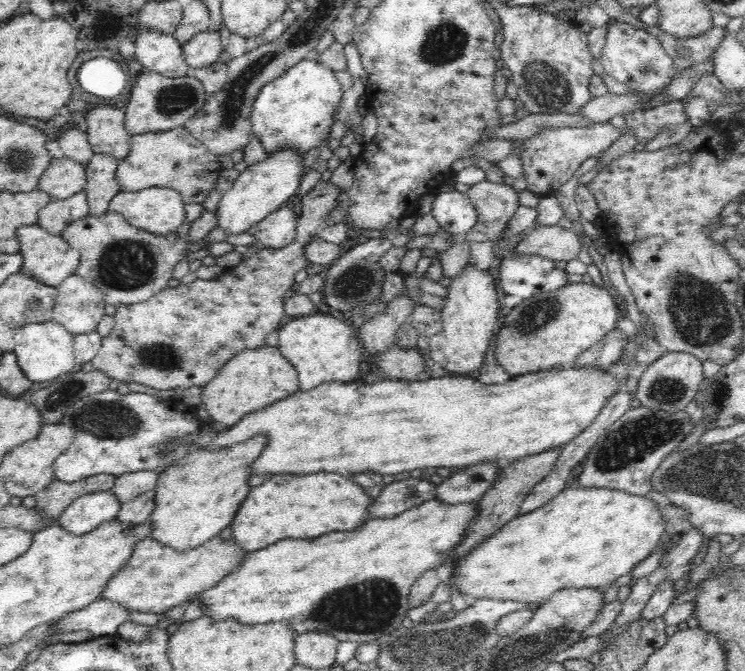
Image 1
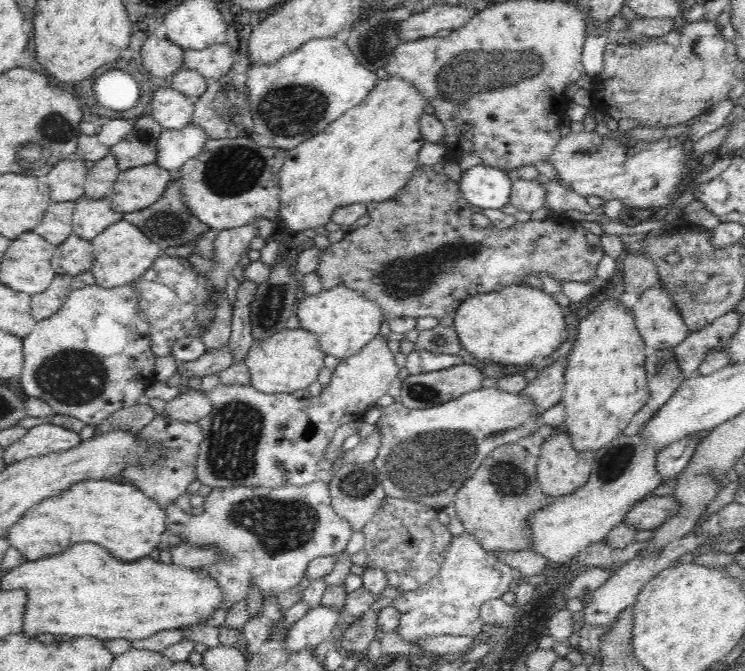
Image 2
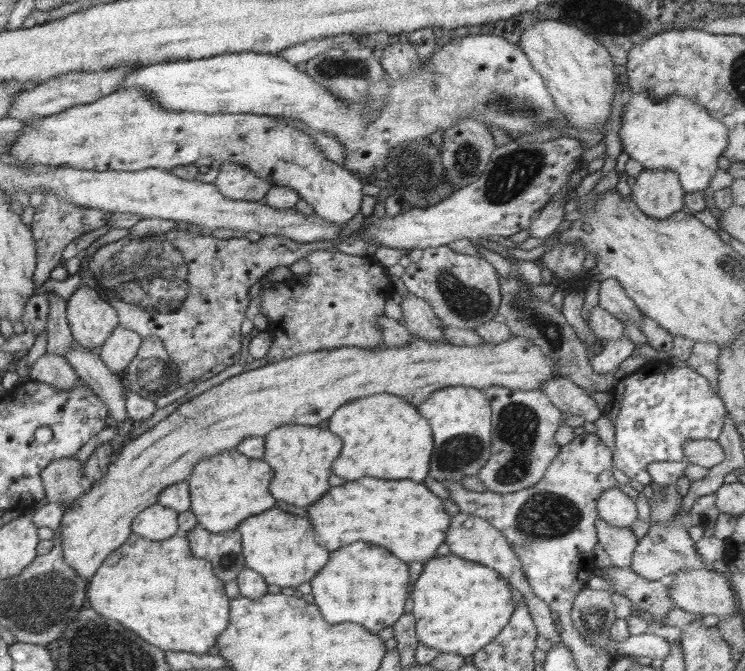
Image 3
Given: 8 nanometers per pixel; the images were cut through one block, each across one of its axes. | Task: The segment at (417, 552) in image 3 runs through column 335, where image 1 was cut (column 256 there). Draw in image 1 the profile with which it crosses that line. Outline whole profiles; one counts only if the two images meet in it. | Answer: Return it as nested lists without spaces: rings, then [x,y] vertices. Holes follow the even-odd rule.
[[[316,472],[308,476],[276,474],[252,488],[244,506],[230,522],[232,540],[252,552],[284,538],[312,539],[328,532],[354,530],[369,519],[368,508],[374,502],[365,489],[336,472]]]

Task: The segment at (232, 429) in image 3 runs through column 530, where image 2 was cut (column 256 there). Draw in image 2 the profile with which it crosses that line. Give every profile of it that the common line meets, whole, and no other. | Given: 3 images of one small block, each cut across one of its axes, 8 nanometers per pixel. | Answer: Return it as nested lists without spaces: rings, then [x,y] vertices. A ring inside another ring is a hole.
[[[301,327],[286,328],[266,340],[255,341],[248,350],[245,364],[251,375],[251,386],[258,392],[291,394],[297,390],[306,391],[316,382],[320,371],[325,367],[325,357],[324,351],[320,348],[318,335]]]

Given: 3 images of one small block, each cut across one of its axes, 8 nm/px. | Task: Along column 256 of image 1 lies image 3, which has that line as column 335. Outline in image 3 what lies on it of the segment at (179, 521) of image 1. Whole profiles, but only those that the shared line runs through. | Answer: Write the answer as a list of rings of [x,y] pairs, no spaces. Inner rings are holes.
[[[280,426],[266,434],[263,461],[273,470],[273,477],[268,485],[270,495],[276,500],[298,508],[308,508],[324,492],[328,492],[330,466],[340,454],[342,442],[328,430],[312,426]]]

